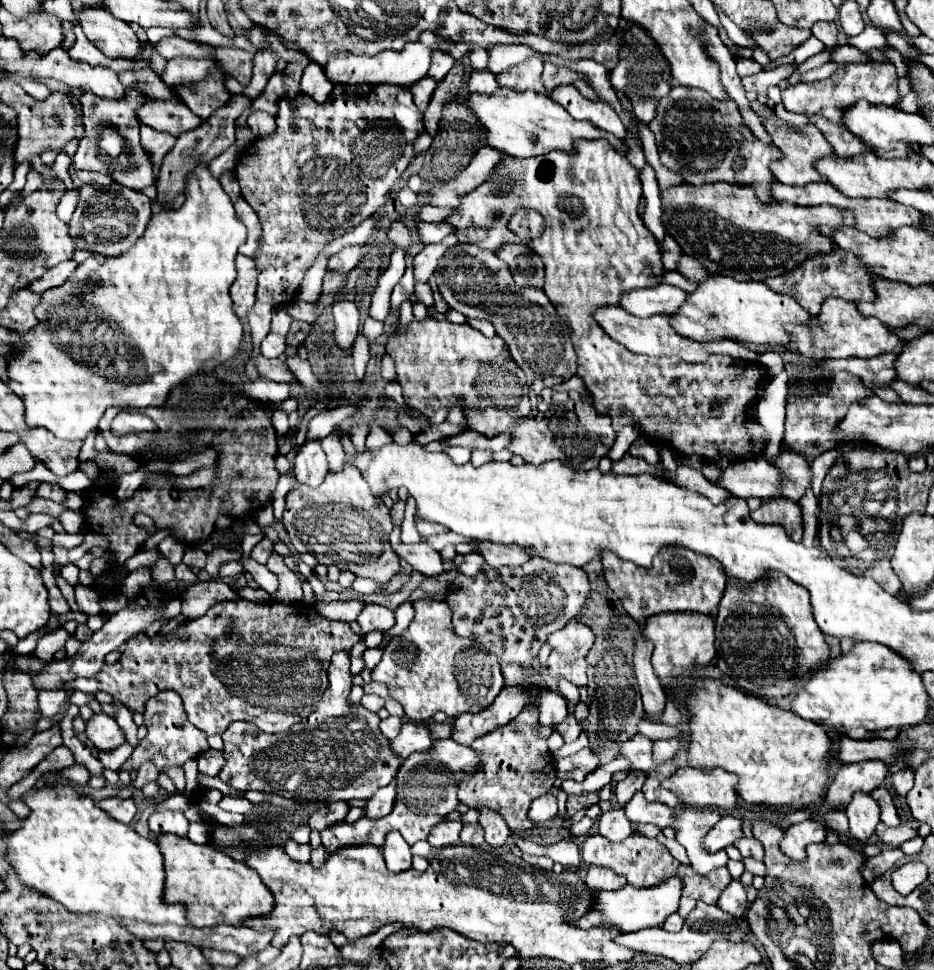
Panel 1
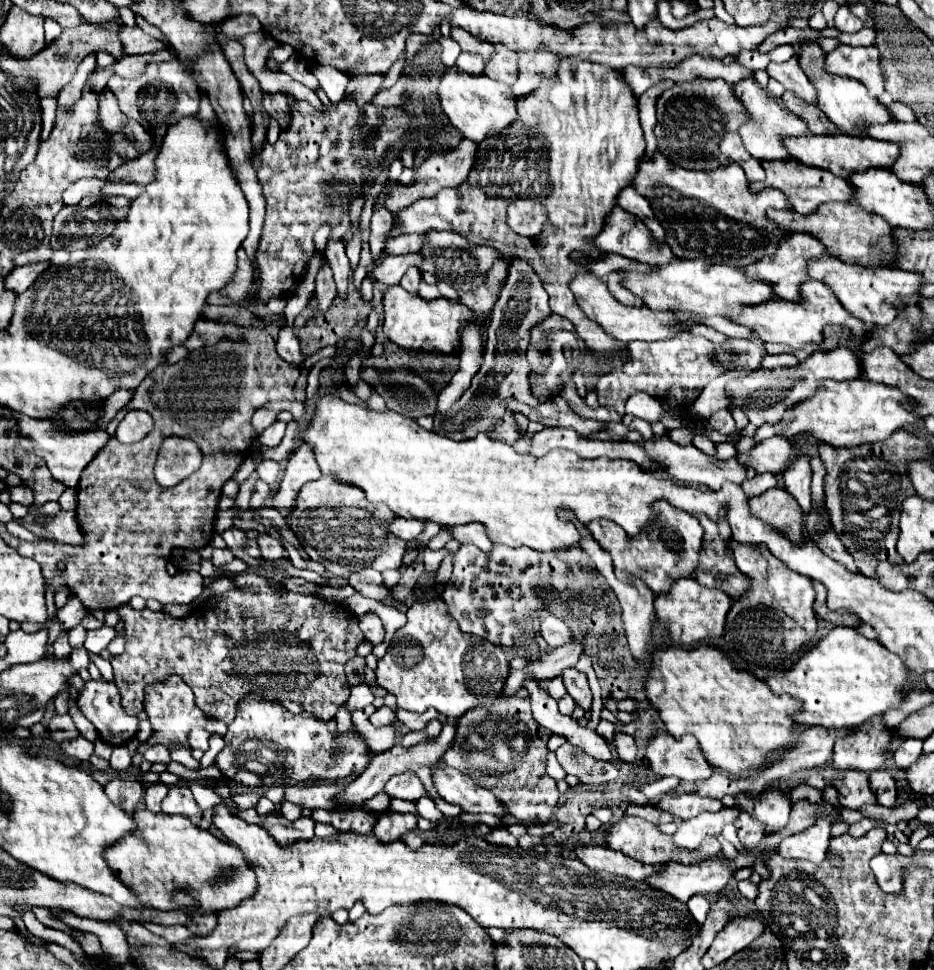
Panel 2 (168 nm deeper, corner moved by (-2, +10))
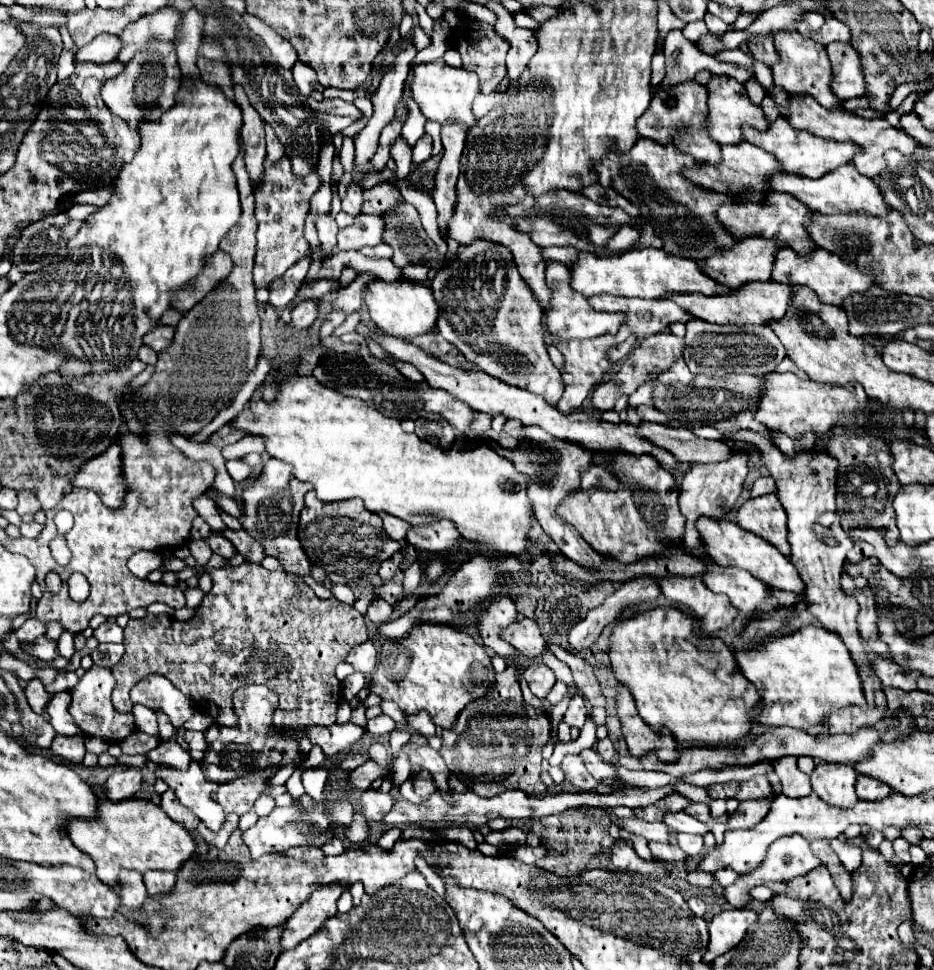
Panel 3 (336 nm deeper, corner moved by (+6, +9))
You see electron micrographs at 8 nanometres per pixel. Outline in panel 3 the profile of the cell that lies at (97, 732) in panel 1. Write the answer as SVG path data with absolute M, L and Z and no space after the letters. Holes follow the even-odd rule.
M92 666L82 678L80 682L74 686L72 690L72 704L70 704L70 714L74 718L74 722L82 728L82 732L86 736L96 736L102 738L106 742L122 742L126 736L130 736L134 732L134 718L132 714L120 714L114 710L112 702L110 702L110 694L114 690L114 676L110 672L110 668L102 668L102 666Z

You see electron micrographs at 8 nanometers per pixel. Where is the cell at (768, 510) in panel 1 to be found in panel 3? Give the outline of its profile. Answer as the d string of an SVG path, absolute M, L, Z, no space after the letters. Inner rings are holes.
M764 494L746 500L736 512L738 526L758 534L772 546L776 546L786 558L790 556L790 546L786 540L786 512L778 502L776 494Z

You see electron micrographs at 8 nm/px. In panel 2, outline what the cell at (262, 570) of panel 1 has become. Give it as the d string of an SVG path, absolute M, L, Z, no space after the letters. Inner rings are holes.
M230 527L230 529L222 531L222 537L224 537L224 541L228 543L230 549L242 549L244 547L244 541L246 541L244 531L240 531L236 527Z

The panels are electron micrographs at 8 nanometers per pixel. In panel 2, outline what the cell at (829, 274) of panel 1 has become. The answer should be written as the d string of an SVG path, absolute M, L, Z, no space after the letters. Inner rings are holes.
M792 233L792 235L784 235L780 239L774 255L764 255L760 261L742 267L742 271L752 281L768 283L772 287L772 291L776 293L776 297L786 299L786 301L794 301L794 299L800 299L798 289L808 279L806 261L810 257L822 257L822 255L824 255L824 245L820 245L820 241L816 241L816 237L808 237L808 233Z

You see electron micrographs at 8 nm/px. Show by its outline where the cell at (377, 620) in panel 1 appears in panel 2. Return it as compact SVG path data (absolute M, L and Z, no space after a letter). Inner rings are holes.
M364 615L360 617L360 629L364 633L364 639L372 645L378 645L384 641L384 627L382 621L378 619L378 615Z

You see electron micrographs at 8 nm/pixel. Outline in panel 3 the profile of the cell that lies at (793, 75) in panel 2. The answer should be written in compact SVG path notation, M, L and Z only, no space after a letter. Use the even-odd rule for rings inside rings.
M758 36L748 42L748 48L752 50L752 56L764 62L768 68L772 68L780 60L780 54L776 54L774 48L773 36Z

